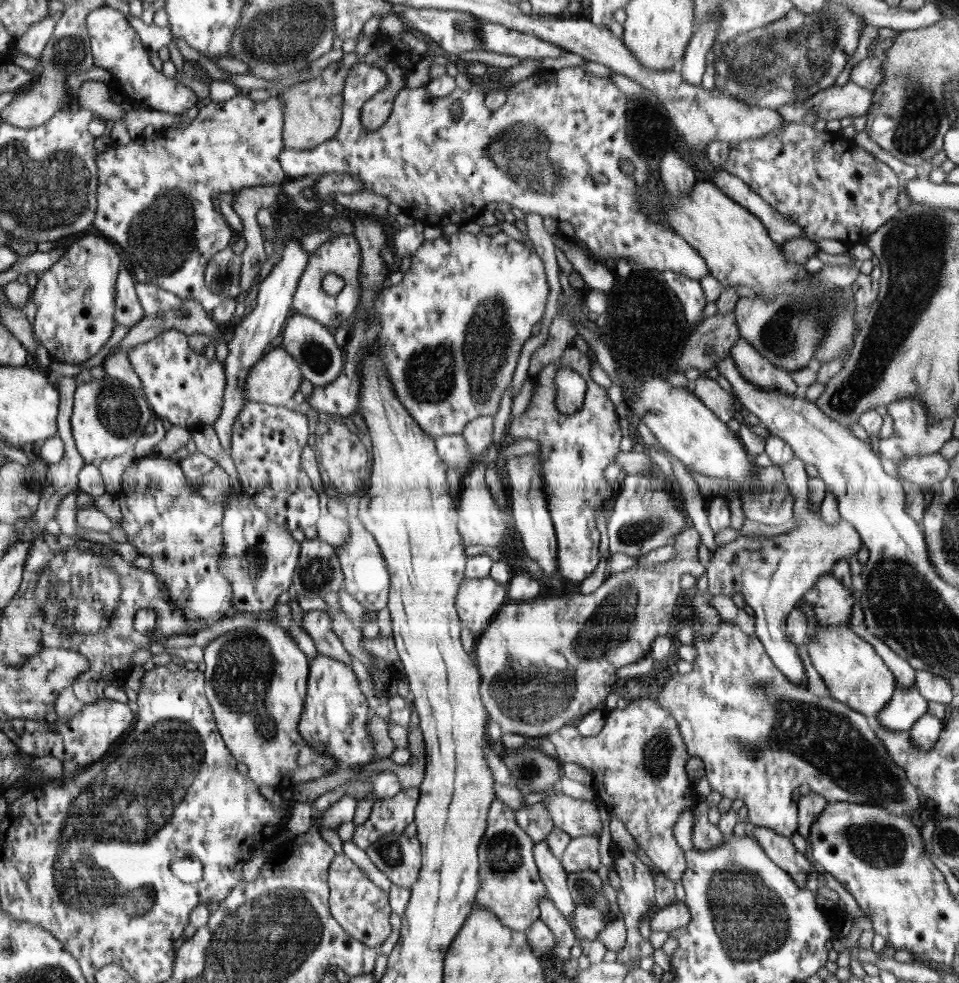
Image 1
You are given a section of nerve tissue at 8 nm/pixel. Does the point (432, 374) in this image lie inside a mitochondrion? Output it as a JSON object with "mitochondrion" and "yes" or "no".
{"mitochondrion":"yes"}

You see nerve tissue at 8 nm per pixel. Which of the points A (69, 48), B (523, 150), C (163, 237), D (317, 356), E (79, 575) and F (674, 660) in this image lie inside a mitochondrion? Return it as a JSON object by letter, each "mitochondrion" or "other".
{"A":"mitochondrion","B":"mitochondrion","C":"mitochondrion","D":"mitochondrion","E":"mitochondrion","F":"other"}

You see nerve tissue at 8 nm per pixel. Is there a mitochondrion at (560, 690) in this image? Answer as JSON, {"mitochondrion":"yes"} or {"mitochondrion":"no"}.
{"mitochondrion":"yes"}

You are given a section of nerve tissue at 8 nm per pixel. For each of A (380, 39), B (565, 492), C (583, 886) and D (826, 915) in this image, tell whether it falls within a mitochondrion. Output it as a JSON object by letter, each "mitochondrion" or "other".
{"A":"other","B":"other","C":"mitochondrion","D":"other"}

